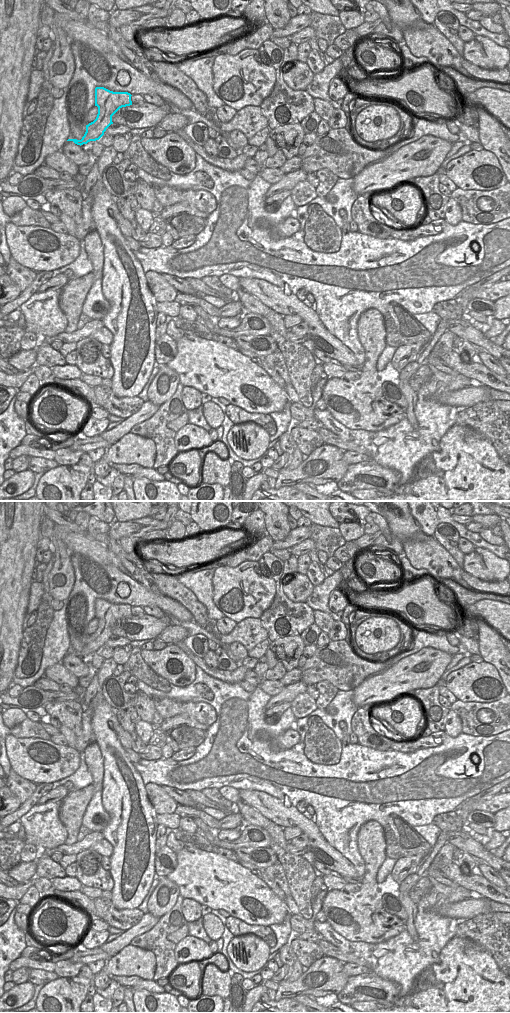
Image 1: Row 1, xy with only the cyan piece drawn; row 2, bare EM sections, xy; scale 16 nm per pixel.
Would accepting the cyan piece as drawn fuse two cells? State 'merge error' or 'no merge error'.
no merge error

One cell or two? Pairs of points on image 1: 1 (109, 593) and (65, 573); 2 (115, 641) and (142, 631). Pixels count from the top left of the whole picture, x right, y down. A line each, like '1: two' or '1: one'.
1: two
2: two

